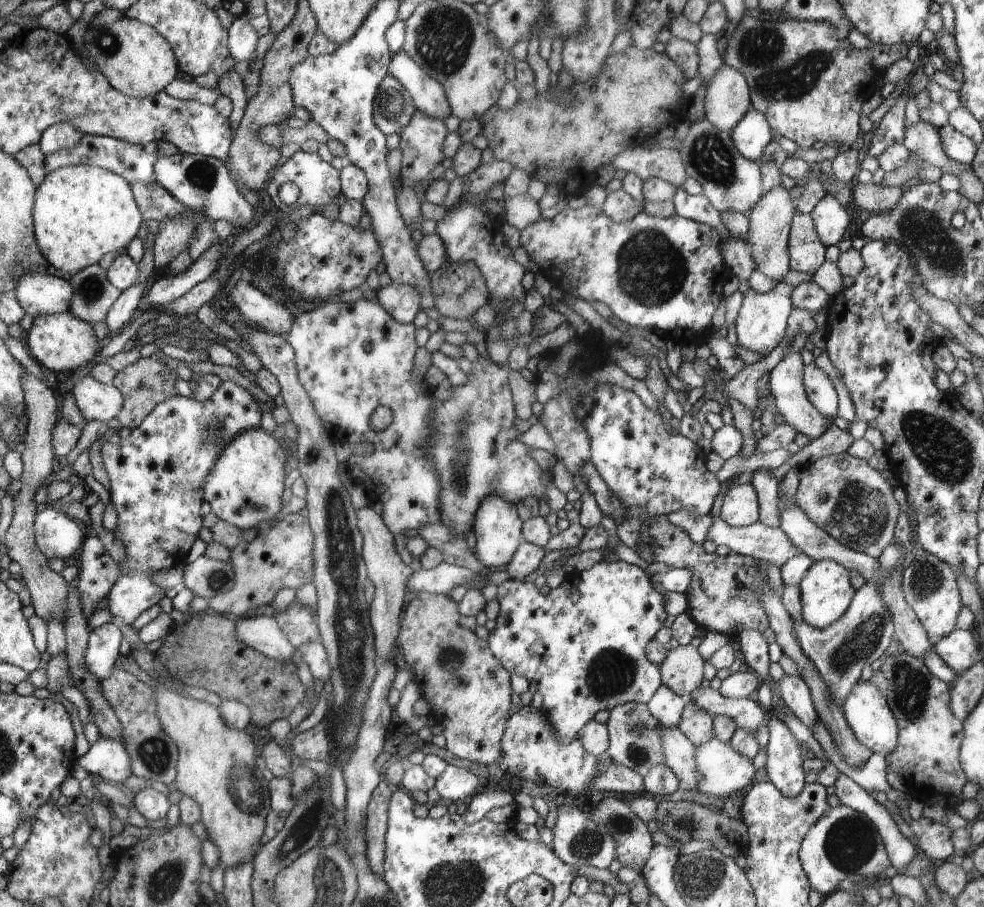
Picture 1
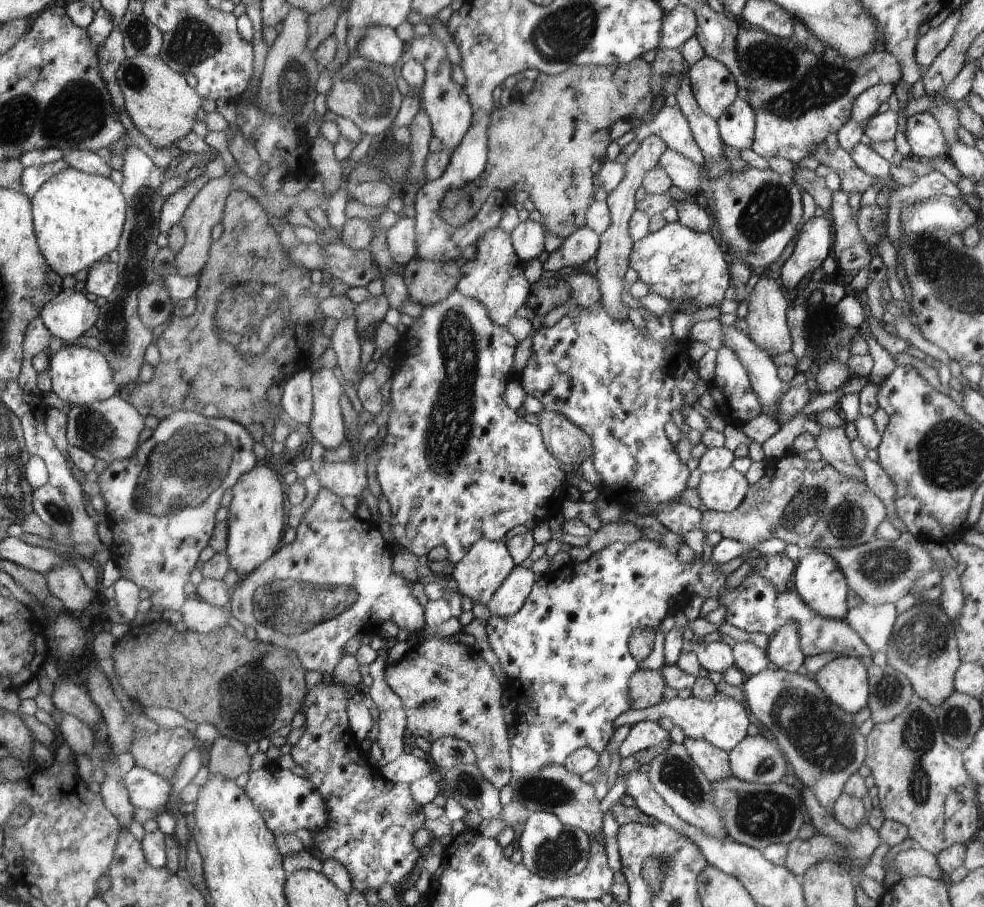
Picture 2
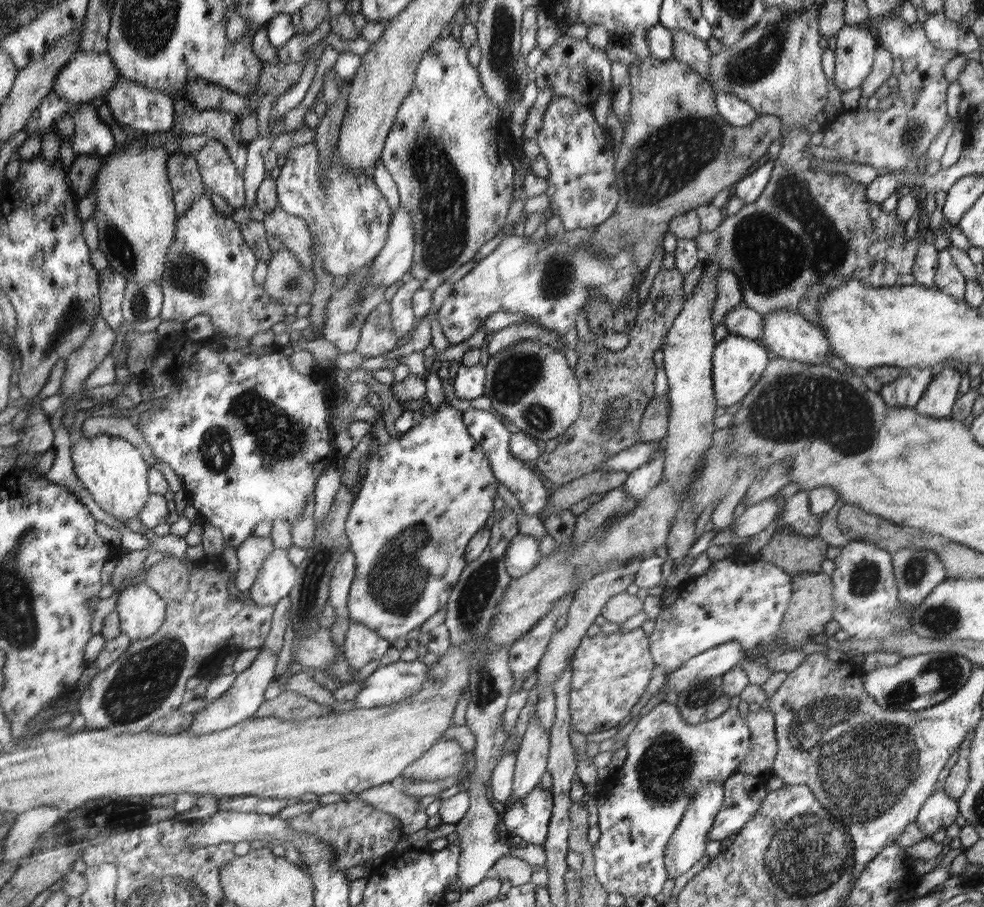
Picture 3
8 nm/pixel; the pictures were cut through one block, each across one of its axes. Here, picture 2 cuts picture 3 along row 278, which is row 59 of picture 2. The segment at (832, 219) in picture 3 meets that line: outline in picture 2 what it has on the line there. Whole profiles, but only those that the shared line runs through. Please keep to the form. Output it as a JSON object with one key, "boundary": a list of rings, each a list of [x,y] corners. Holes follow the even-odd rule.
{"boundary":[[[740,28],[737,52],[741,68],[753,82],[745,97],[755,109],[755,140],[751,149],[762,158],[782,156],[798,163],[814,145],[825,142],[826,136],[838,132],[851,118],[853,102],[865,90],[876,85],[893,85],[903,78],[899,59],[888,51],[876,51],[862,59],[848,59],[833,48],[826,47],[820,56],[799,47],[794,40],[782,40],[756,28]]]}

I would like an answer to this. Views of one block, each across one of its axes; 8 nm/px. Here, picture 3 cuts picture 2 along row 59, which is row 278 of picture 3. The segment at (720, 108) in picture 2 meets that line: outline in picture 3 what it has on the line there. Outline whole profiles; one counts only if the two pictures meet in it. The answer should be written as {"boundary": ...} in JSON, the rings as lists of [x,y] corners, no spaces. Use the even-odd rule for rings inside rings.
{"boundary":[[[706,257],[704,272],[700,282],[690,294],[688,300],[683,302],[682,310],[678,313],[671,330],[667,334],[664,350],[664,370],[668,376],[670,392],[670,410],[667,424],[667,434],[663,438],[664,444],[664,473],[662,480],[682,491],[684,485],[689,485],[693,480],[693,472],[699,466],[699,460],[708,447],[712,445],[714,433],[714,400],[715,390],[712,390],[710,368],[714,368],[712,352],[714,346],[714,324],[712,324],[712,305],[716,304],[716,271],[720,271],[715,264]]]}

